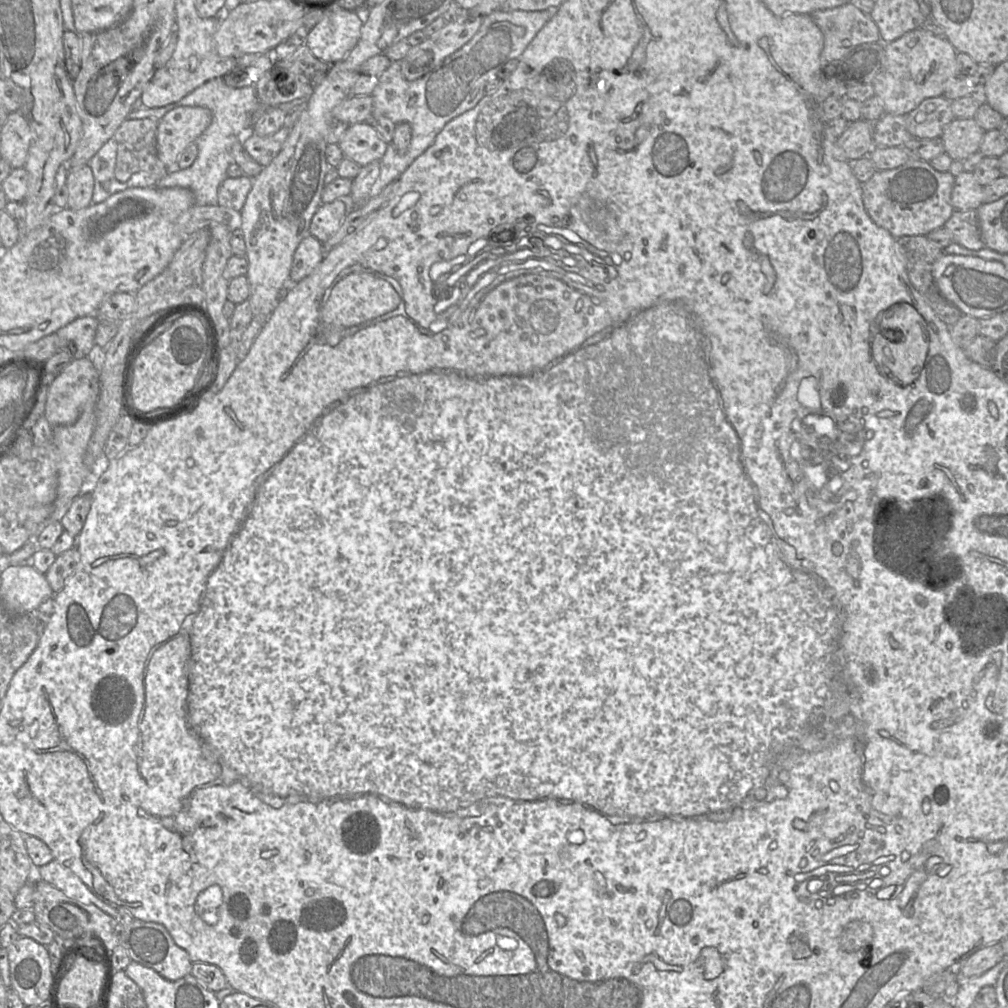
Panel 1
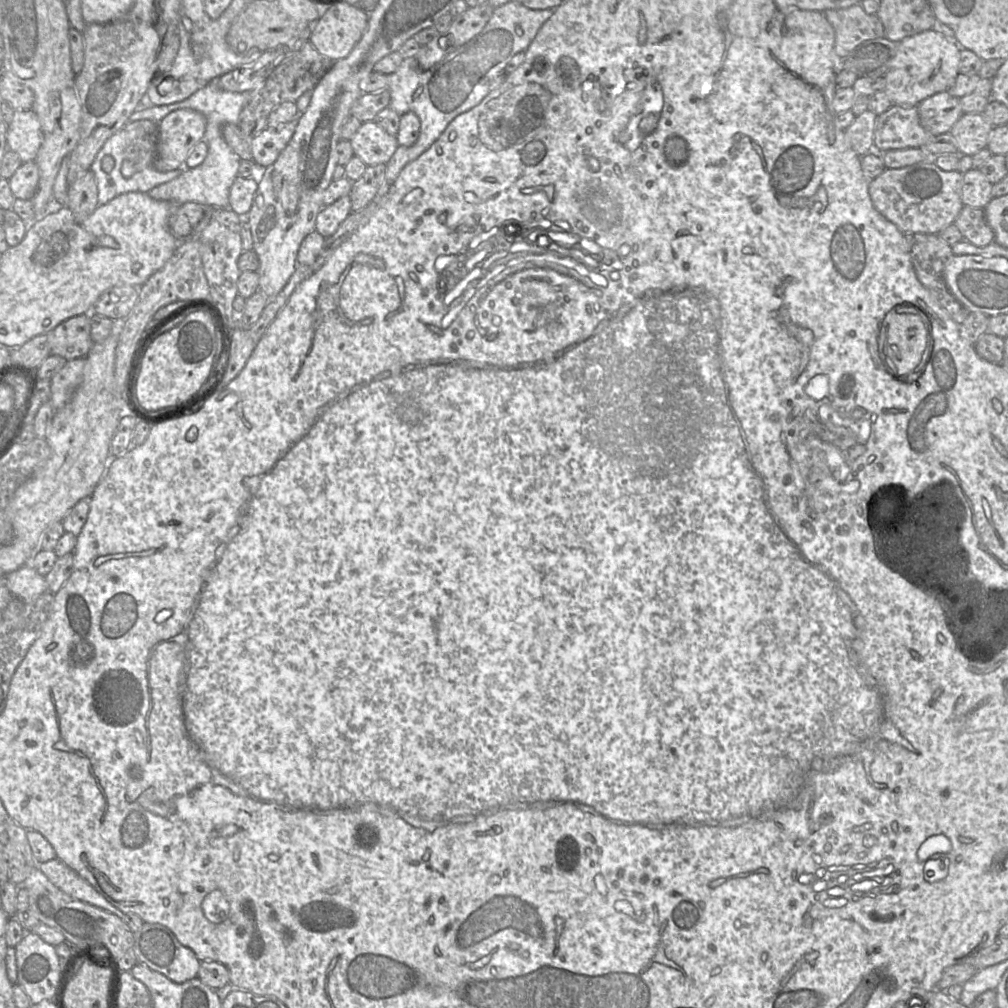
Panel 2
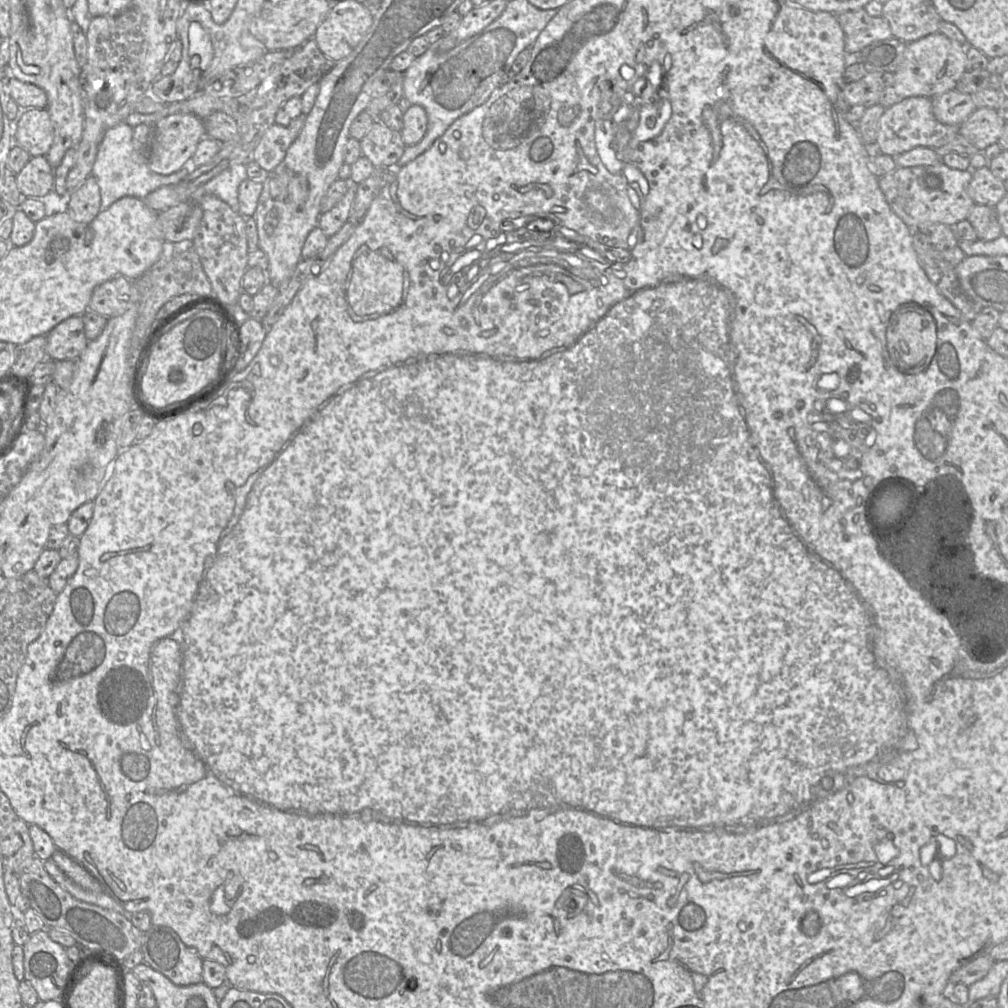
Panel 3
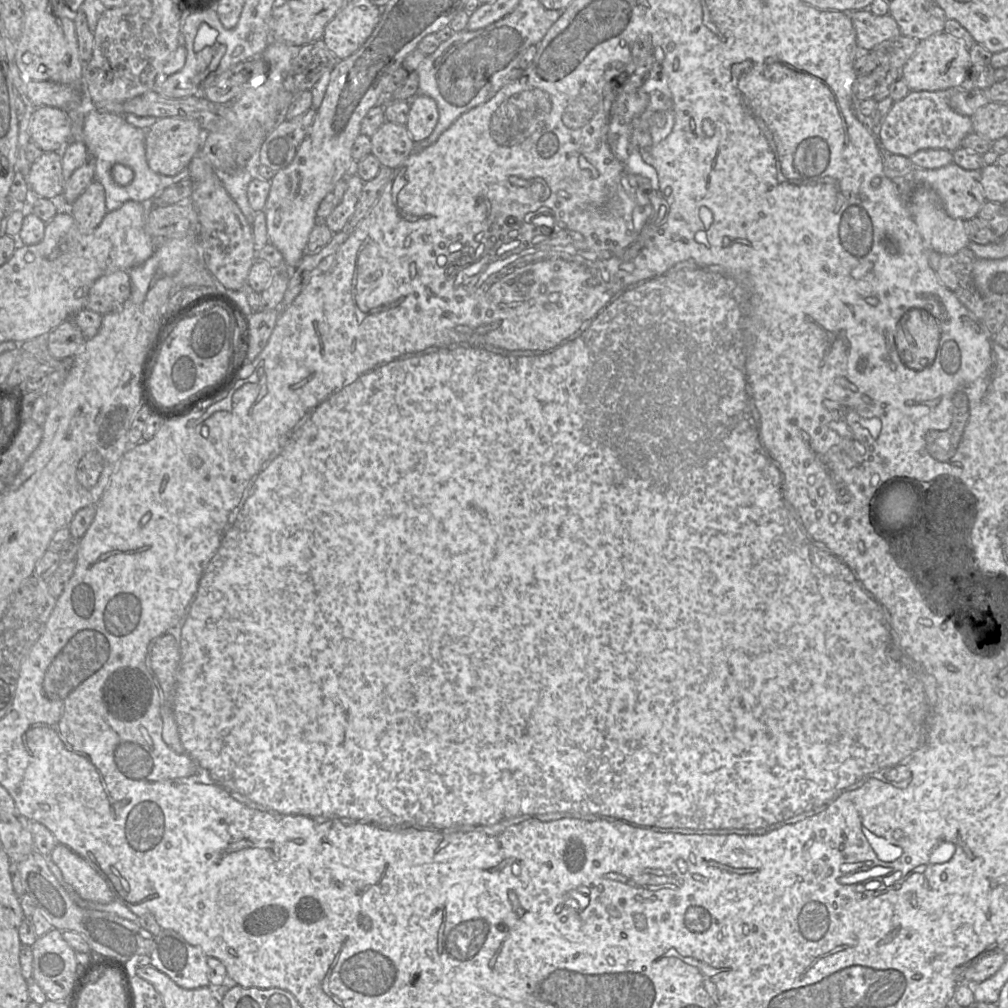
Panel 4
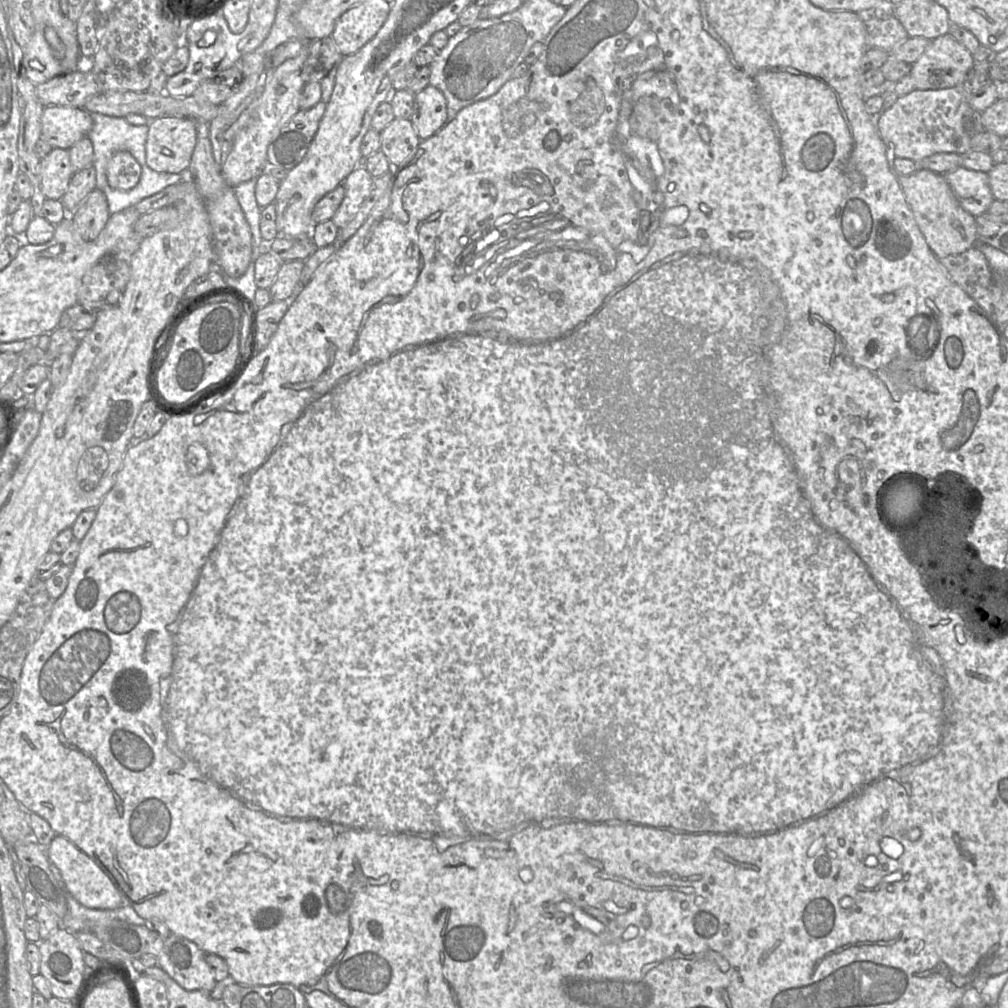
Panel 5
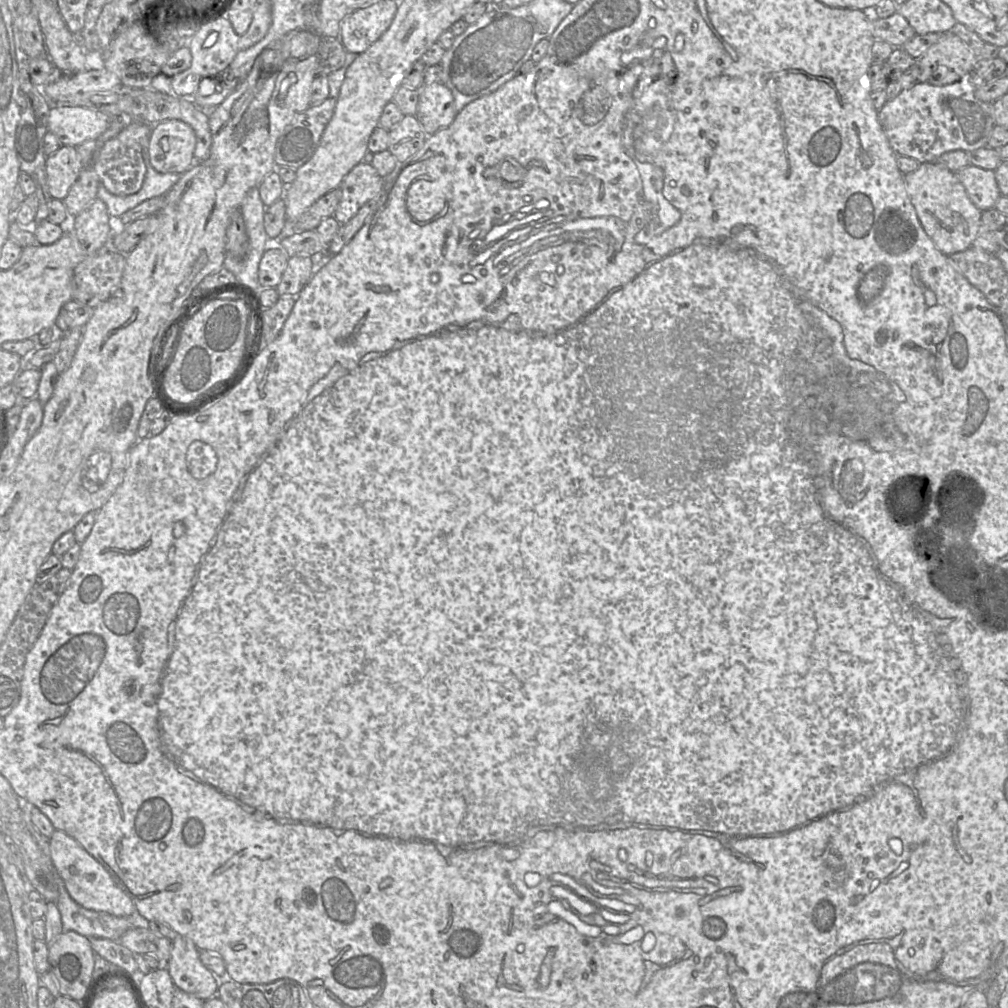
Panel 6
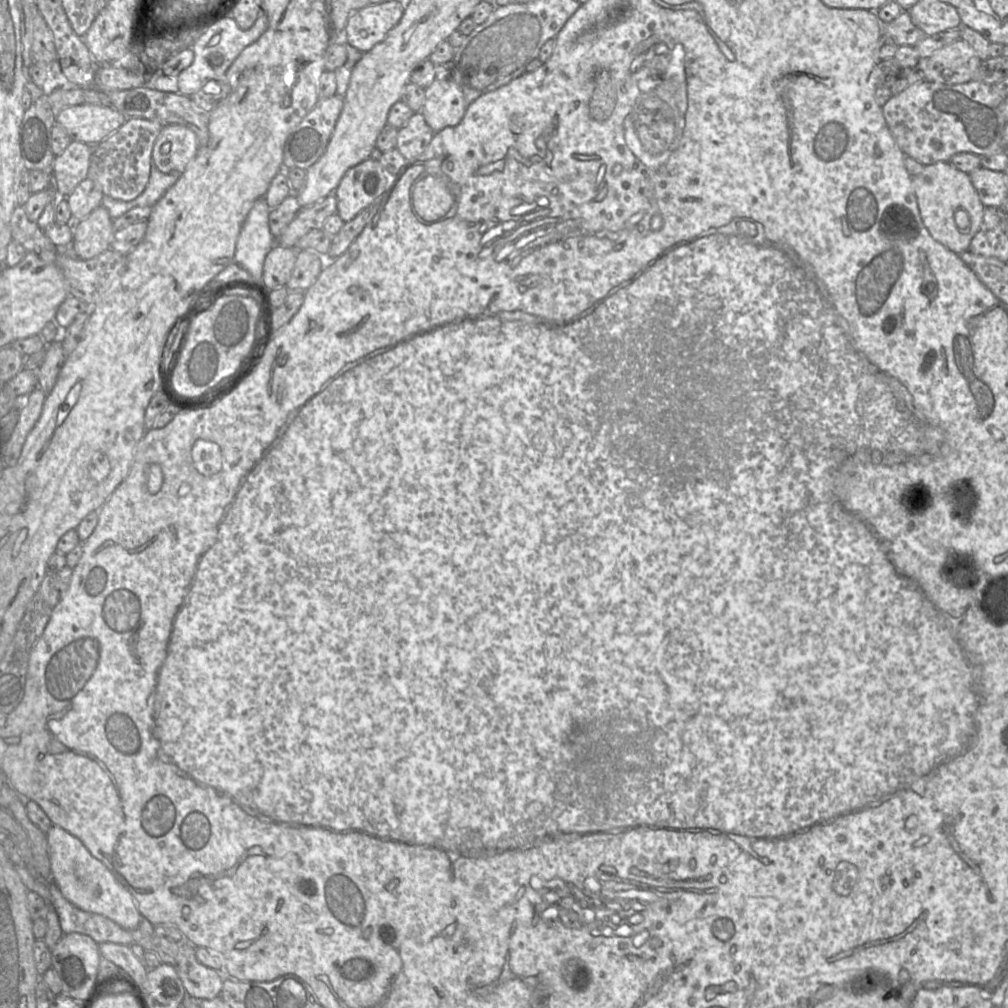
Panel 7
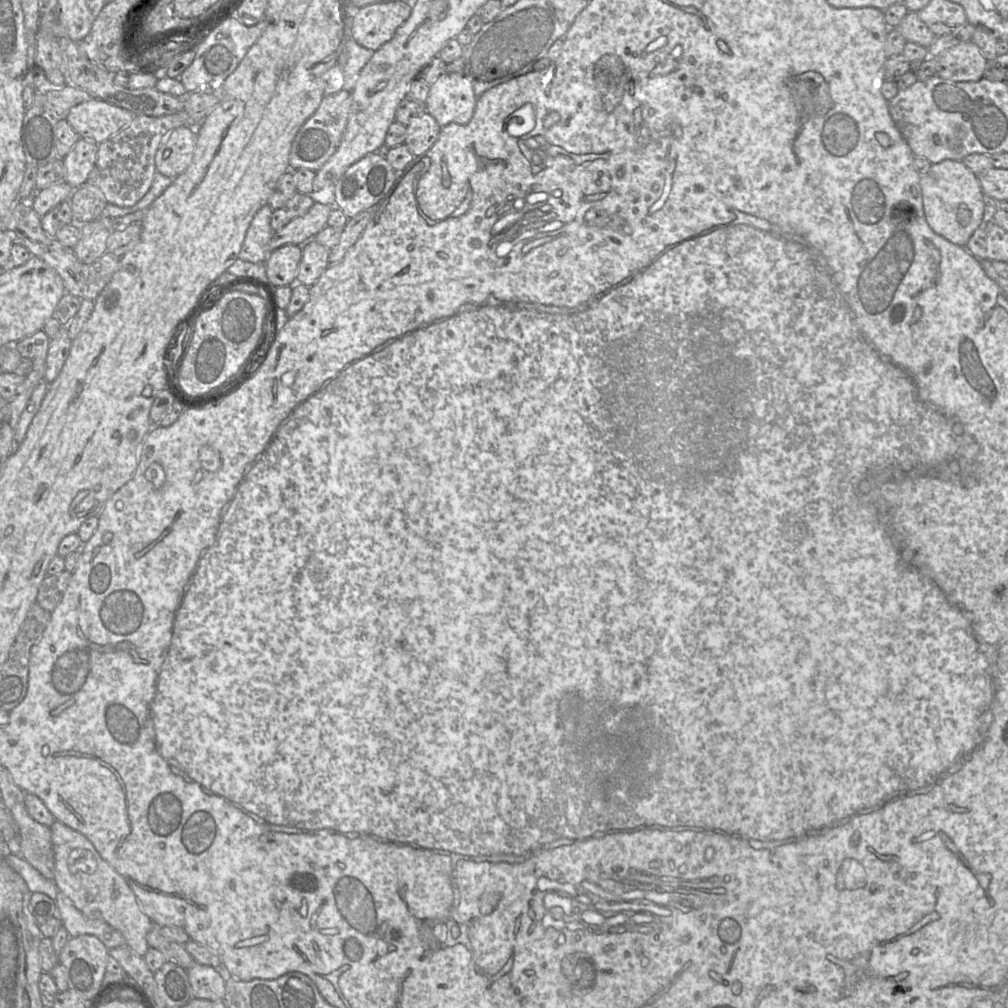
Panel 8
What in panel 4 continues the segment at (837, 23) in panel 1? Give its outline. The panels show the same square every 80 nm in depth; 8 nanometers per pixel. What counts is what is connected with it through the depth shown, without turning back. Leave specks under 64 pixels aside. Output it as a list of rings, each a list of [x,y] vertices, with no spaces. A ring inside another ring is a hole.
[[[869,9],[849,13],[856,32],[859,51],[872,50],[877,44],[901,35],[896,20],[889,14],[876,15]]]

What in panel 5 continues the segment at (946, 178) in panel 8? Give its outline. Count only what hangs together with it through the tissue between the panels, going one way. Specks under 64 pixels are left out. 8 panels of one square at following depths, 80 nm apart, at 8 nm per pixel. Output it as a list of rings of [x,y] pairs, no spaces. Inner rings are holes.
[[[919,168],[910,175],[898,176],[898,180],[928,246],[938,258],[960,254],[977,244],[975,216],[962,208],[944,174]]]

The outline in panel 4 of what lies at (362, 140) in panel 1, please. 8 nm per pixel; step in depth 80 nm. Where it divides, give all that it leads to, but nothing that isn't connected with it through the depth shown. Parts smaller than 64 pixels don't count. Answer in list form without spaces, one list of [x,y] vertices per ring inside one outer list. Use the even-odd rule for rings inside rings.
[[[386,122],[370,137],[371,154],[374,155],[381,166],[396,169],[415,152],[415,142],[412,140],[406,125]]]

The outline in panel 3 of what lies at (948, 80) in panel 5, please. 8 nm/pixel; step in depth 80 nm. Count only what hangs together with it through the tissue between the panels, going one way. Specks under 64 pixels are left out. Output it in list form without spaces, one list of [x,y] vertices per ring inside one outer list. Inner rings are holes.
[[[940,32],[906,43],[902,62],[893,72],[893,86],[896,92],[903,98],[913,96],[933,98],[955,90],[958,81],[966,72],[966,47]]]

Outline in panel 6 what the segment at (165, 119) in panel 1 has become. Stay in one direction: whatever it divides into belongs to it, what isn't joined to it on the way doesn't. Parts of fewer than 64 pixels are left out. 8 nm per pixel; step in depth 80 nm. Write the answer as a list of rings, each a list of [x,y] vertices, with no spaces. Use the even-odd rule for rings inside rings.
[[[169,119],[152,125],[148,154],[160,173],[183,174],[194,163],[196,134],[187,123]]]

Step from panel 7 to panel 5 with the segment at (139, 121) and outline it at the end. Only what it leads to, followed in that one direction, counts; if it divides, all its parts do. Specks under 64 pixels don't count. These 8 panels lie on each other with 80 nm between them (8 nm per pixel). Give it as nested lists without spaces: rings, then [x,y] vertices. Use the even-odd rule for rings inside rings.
[[[128,151],[116,152],[107,164],[107,180],[114,189],[129,190],[141,176],[141,166]]]

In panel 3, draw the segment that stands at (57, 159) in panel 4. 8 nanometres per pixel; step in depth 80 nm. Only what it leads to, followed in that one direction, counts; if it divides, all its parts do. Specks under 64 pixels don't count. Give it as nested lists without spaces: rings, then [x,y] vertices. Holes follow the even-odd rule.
[[[31,157],[16,175],[16,183],[24,197],[37,198],[47,195],[54,188],[55,172],[46,157]]]

